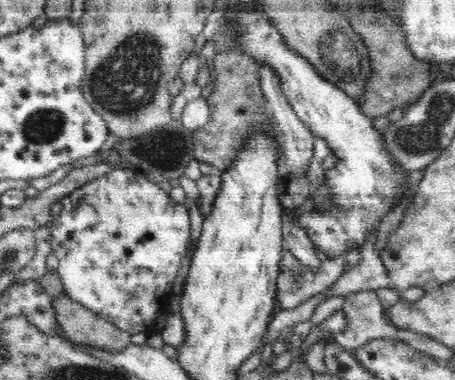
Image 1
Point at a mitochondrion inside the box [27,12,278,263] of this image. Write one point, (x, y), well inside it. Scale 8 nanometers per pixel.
(123, 83)

